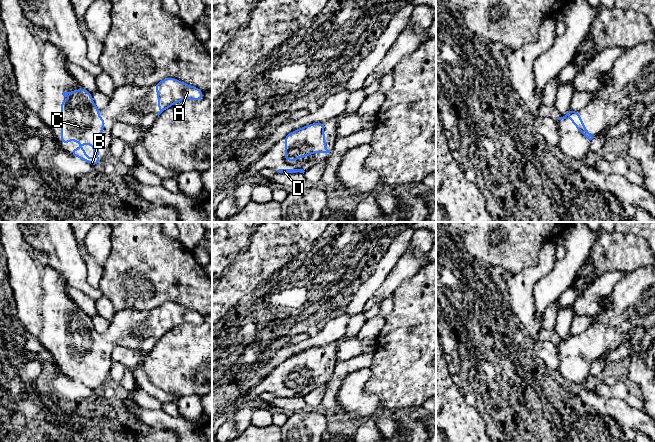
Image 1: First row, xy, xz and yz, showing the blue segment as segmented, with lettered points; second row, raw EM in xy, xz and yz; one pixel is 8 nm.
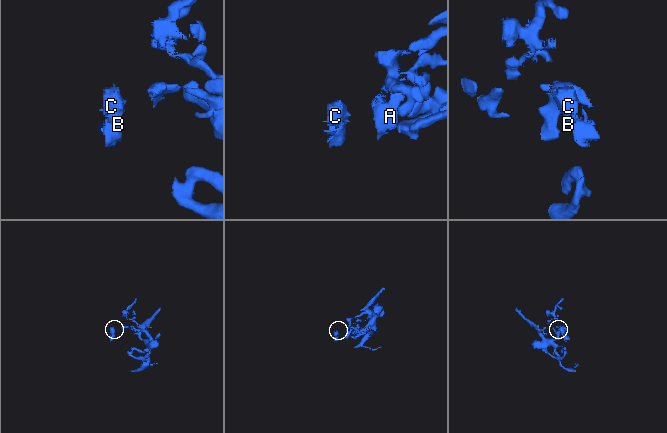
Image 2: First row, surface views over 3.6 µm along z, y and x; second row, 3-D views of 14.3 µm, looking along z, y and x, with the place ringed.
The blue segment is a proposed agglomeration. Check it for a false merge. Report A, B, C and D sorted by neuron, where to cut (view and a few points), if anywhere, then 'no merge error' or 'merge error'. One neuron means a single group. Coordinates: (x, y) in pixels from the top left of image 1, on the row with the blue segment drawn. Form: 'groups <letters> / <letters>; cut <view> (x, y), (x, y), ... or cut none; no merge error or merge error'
groups A B C D; cut none; no merge error

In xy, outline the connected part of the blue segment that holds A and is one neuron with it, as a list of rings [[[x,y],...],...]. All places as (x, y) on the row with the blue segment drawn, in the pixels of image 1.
[[[165,78],[161,82],[155,84],[154,87],[157,89],[157,99],[160,101],[157,105],[160,109],[157,114],[158,116],[171,105],[181,100],[203,99],[203,92],[200,89],[184,84],[175,78]]]

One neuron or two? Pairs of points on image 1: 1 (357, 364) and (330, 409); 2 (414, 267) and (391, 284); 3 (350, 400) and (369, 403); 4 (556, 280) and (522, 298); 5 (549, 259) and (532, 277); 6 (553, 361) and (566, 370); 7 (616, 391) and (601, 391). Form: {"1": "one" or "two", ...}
{"1": "one", "2": "one", "3": "one", "4": "two", "5": "one", "6": "two", "7": "one"}

